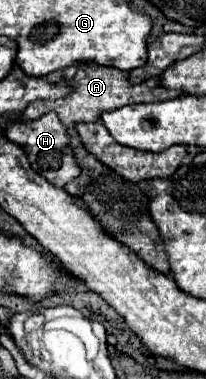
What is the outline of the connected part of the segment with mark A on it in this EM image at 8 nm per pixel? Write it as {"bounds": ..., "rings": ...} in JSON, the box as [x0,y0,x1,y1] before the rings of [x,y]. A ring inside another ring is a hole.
{"bounds":[22,64,182,126],"rings":[[[80,64],[78,66],[70,66],[68,70],[64,70],[68,82],[74,86],[74,92],[60,98],[60,100],[36,100],[32,102],[24,112],[22,118],[24,120],[34,120],[44,116],[46,112],[54,110],[60,118],[60,122],[64,126],[70,124],[78,124],[78,122],[96,122],[100,118],[102,112],[108,110],[116,110],[128,104],[140,104],[140,102],[158,102],[158,100],[170,100],[170,98],[178,98],[182,94],[182,90],[168,90],[160,84],[160,76],[150,78],[142,84],[130,84],[128,80],[128,72],[116,70],[116,68],[108,68],[108,66],[98,66],[98,64]]]}

